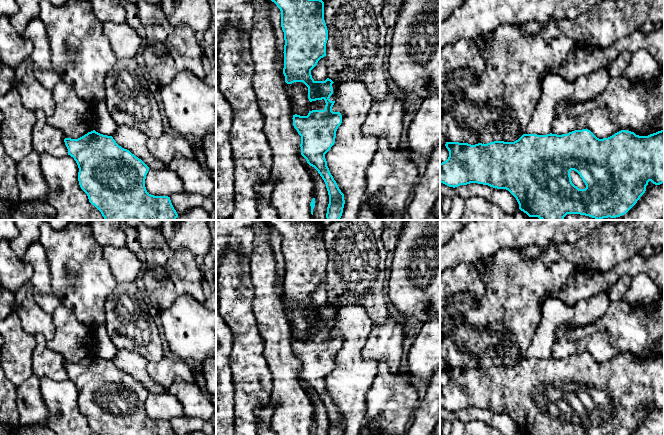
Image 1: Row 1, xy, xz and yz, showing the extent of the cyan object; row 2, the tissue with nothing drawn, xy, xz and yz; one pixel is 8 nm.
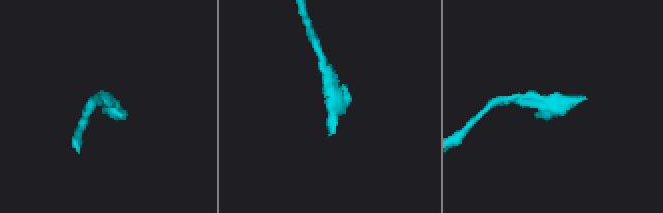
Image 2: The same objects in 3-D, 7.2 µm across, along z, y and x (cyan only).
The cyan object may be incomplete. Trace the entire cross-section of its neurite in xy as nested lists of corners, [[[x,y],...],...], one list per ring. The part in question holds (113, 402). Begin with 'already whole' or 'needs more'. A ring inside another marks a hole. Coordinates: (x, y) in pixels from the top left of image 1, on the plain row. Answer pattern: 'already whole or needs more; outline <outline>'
already whole; outline [[[88,356],[78,363],[65,362],[68,379],[76,385],[79,396],[78,405],[81,413],[87,418],[89,426],[99,435],[176,435],[168,420],[154,420],[145,411],[149,391],[129,374],[119,370],[112,360]]]

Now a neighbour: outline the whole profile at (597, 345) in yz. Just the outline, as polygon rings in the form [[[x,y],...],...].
[[[564,324],[556,330],[551,350],[552,358],[562,359],[575,354],[588,353],[597,362],[603,363],[622,354],[618,348],[610,344],[607,331],[599,331],[577,341],[571,340],[568,334],[576,328],[575,325]]]

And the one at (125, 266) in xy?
[[[108,245],[102,247],[102,252],[117,284],[135,281],[143,266],[130,249]]]

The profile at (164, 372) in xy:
[[[164,357],[158,362],[148,362],[147,371],[152,380],[162,385],[166,391],[177,379],[195,382],[191,366],[181,359],[172,360]]]

